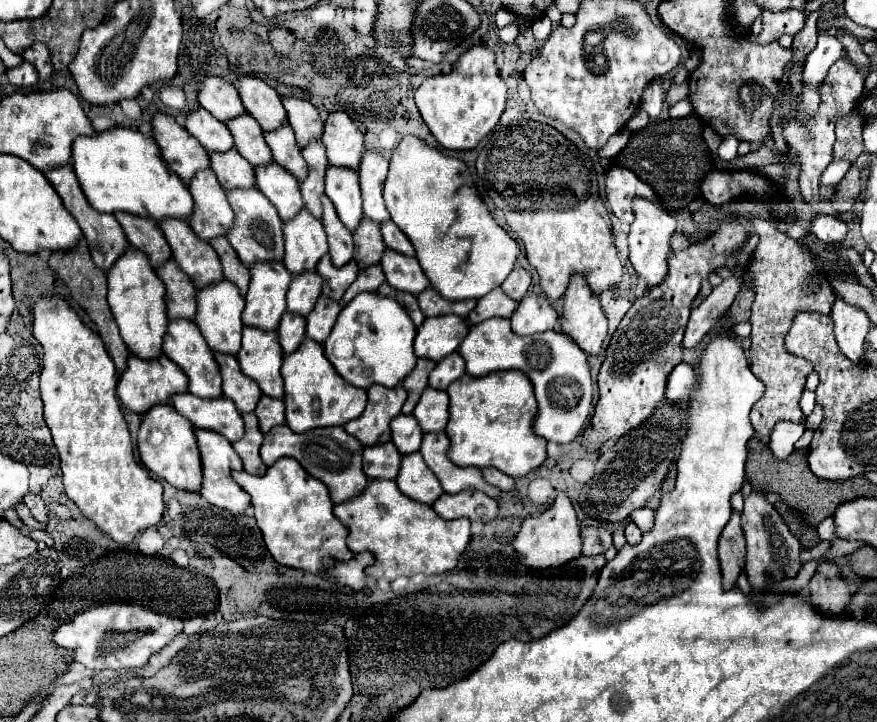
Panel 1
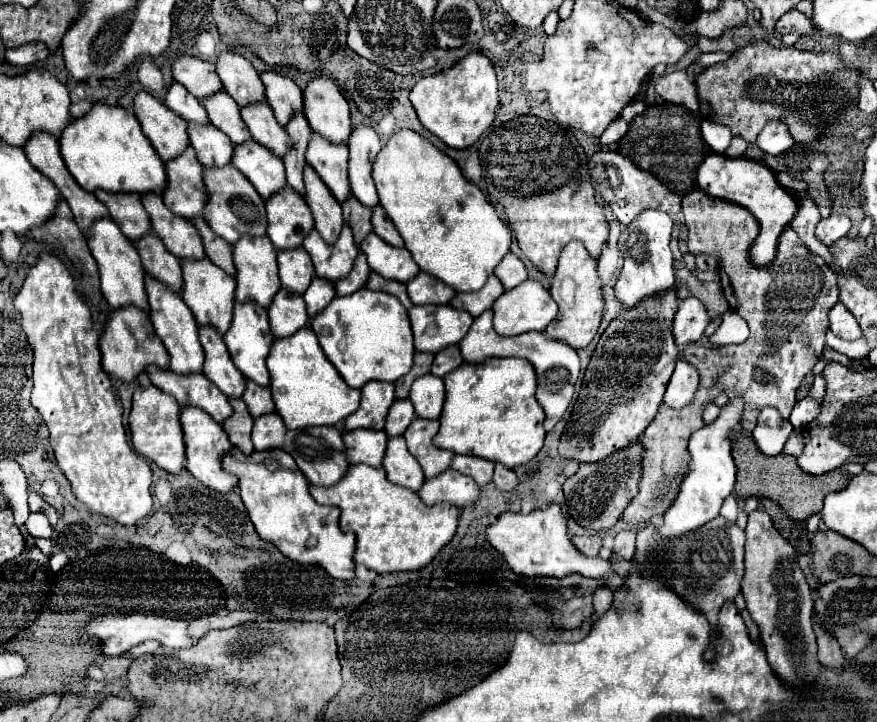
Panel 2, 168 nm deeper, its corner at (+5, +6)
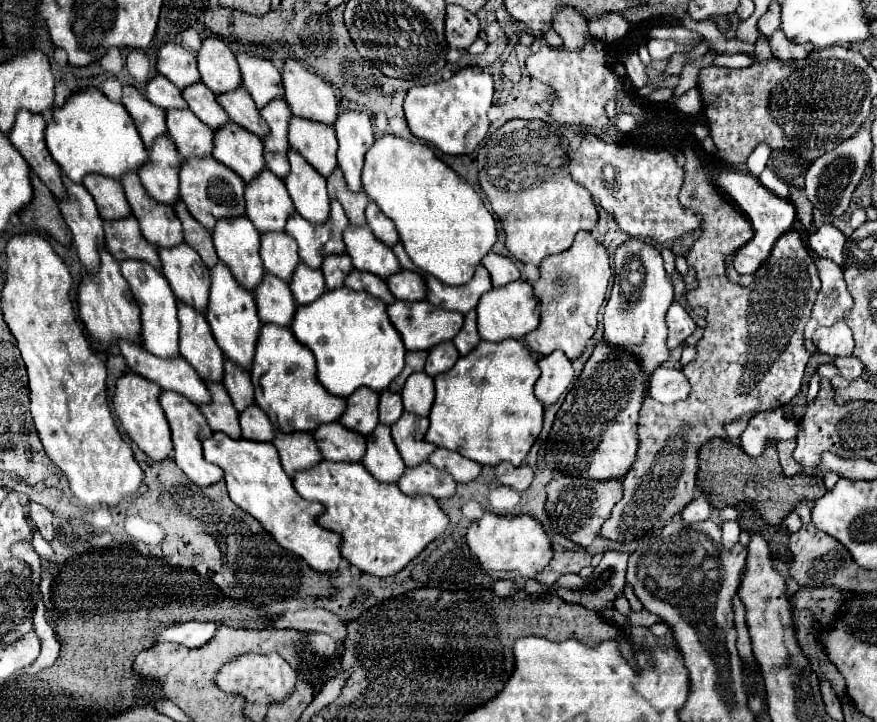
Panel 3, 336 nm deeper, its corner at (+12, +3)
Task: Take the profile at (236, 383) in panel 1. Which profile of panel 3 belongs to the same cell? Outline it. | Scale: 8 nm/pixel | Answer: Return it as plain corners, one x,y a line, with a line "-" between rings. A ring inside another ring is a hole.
178,301
178,319
180,319
180,355
198,371
202,379
222,381
224,353
216,345
208,321
190,305

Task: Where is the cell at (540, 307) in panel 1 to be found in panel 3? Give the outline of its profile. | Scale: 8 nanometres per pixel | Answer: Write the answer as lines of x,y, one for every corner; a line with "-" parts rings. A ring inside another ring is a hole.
512,281
504,287
492,287
476,305
478,313
478,333
484,341
504,341
504,339
522,339
526,333
534,331
540,323
540,305
536,303
532,285
528,281

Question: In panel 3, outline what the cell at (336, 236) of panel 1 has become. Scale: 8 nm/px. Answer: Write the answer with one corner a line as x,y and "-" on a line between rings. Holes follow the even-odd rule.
288,149
290,171
284,177
284,185
296,205
296,211
308,219
310,223
324,223
328,219
330,197
326,193
326,179
296,153
296,149

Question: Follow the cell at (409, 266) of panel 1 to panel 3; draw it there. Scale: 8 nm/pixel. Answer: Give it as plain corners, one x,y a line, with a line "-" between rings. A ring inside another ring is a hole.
348,225
344,229
344,245
352,265
360,271
368,271
386,279
402,269
392,249
382,241
376,241
368,225

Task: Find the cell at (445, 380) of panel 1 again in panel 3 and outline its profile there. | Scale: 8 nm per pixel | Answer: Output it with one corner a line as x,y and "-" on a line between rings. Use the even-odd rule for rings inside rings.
446,341
444,345
436,345
436,347
430,349
430,355
428,355
424,371
428,375
436,377
436,375
452,369
452,365
458,361
458,357
460,357
460,353
458,353
458,349
454,347
452,341

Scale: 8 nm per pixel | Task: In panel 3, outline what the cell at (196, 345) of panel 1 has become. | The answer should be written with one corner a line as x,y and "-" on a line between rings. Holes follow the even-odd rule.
122,261
120,263
122,275
130,285
130,291
140,307
140,323
142,323
142,345
158,355
158,357
172,357
178,355
178,317
176,317
176,297
166,281
166,277
152,269
152,265
144,261

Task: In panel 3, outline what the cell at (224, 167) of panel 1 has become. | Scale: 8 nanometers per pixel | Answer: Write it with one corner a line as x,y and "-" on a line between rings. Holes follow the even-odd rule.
168,109
166,129
182,159
212,155
214,131
204,125
190,109

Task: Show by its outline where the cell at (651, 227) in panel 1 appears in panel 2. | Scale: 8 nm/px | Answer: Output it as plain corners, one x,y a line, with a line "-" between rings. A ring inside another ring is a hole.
643,210
635,222
625,226
619,236
619,250
623,252
625,264
615,284
615,294
623,302
625,308
635,306
647,296
653,296
661,290
667,290
675,284
675,264
669,250
673,220
669,214
659,210

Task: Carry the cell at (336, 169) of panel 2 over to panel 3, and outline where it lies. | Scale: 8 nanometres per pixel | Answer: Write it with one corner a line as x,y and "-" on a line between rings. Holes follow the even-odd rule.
292,117
288,125
288,141
324,177
338,165
338,141
332,125
316,125
316,121
304,121
304,117

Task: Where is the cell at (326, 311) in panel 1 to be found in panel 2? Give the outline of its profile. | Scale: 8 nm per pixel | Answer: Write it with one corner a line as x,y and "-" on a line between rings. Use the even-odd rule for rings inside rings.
313,278
311,286
307,288
307,292
303,294
305,302
307,302
307,314
309,318
315,318
321,310
325,310
325,306
331,304
331,300
335,298
335,290
331,282
323,282
321,278

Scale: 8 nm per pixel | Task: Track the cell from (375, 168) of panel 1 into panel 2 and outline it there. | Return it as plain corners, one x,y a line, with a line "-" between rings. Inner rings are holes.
357,126
353,128
353,134
349,138
349,182
351,182
351,194
369,208
375,208
379,204
377,190
373,184
373,162
383,148
377,132
369,126

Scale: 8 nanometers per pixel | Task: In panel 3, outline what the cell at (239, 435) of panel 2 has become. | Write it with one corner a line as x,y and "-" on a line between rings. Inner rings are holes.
206,381
208,391
212,395
212,401
208,405
200,405
200,411
204,413
208,425
212,431
222,431
232,439
240,439
240,423
238,423
238,413
224,389
222,383

